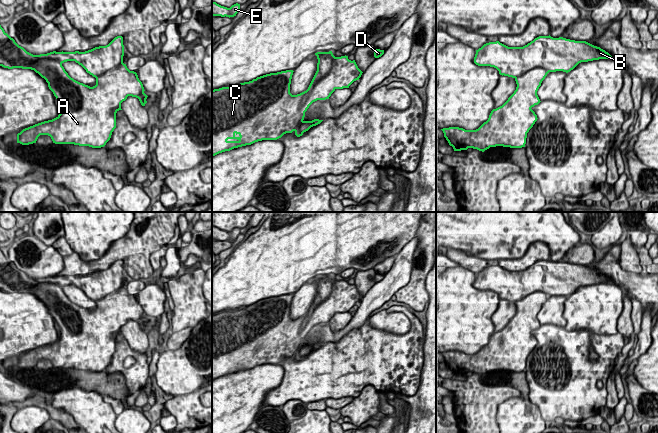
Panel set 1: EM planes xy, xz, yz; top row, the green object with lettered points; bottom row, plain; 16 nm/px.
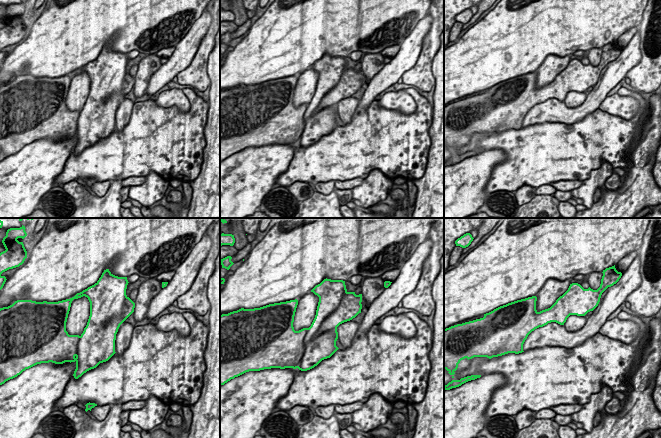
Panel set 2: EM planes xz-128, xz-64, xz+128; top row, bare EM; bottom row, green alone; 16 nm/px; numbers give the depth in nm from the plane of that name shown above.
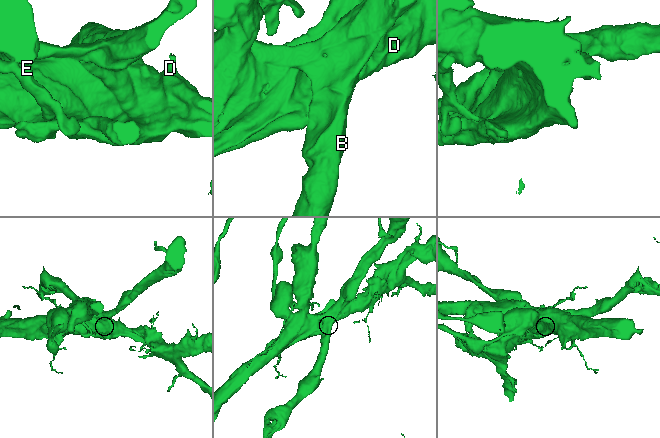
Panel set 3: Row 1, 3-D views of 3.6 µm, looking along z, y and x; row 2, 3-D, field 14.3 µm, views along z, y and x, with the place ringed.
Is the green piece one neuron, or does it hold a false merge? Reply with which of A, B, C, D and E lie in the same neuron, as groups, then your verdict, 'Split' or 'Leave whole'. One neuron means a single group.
Groups: A B C D E. Leave whole

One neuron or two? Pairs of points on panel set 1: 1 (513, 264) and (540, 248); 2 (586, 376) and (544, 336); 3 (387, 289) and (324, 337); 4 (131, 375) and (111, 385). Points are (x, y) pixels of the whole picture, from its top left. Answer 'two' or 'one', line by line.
1: one
2: one
3: one
4: two

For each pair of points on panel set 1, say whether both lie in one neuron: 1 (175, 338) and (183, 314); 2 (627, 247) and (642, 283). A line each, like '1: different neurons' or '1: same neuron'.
1: different neurons
2: different neurons

